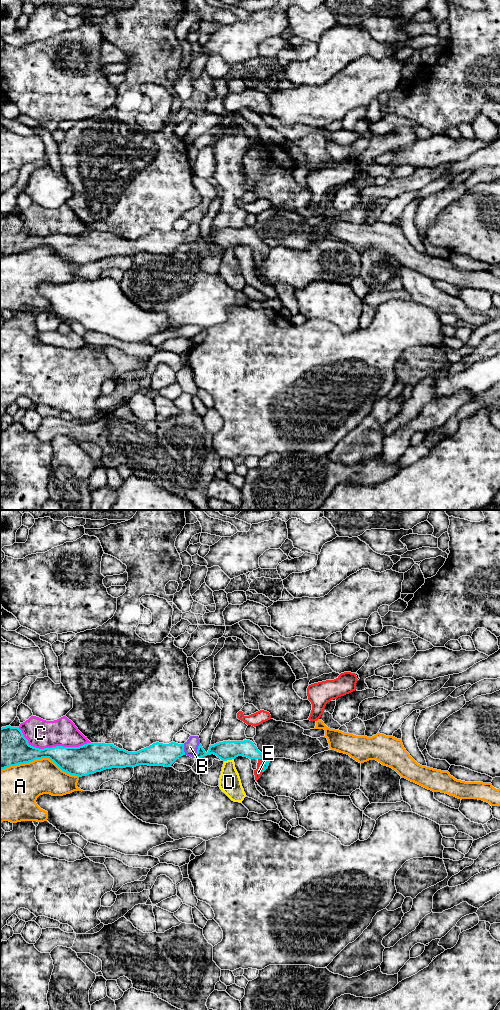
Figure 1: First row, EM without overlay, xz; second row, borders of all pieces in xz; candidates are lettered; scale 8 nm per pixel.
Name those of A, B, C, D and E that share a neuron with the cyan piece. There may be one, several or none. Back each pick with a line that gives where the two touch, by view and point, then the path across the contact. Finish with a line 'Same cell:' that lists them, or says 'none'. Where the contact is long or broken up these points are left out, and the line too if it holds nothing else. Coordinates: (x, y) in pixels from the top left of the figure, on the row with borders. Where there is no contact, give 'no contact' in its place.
E: contact xz (261, 764)
Same cell: E

